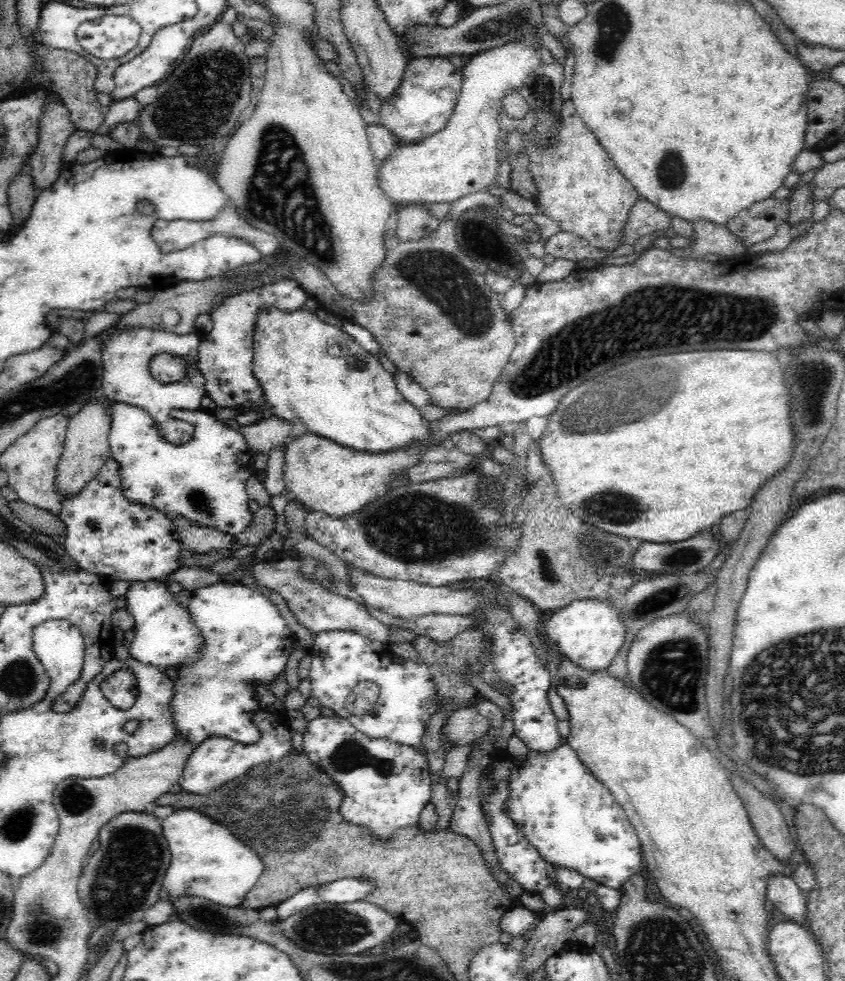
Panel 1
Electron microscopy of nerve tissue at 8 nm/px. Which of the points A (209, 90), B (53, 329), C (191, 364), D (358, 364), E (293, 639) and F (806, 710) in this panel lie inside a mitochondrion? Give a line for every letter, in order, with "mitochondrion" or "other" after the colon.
A: mitochondrion
B: other
C: other
D: other
E: other
F: mitochondrion

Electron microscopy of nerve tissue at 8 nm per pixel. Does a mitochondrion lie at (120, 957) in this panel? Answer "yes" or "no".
no

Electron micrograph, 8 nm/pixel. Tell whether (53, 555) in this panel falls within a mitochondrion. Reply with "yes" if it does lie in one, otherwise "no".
yes

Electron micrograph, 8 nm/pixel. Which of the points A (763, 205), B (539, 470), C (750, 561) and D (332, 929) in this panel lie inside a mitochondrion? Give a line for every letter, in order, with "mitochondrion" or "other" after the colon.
A: other
B: other
C: other
D: mitochondrion

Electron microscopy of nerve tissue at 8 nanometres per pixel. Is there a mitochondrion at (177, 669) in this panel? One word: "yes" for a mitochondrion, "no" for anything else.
no

